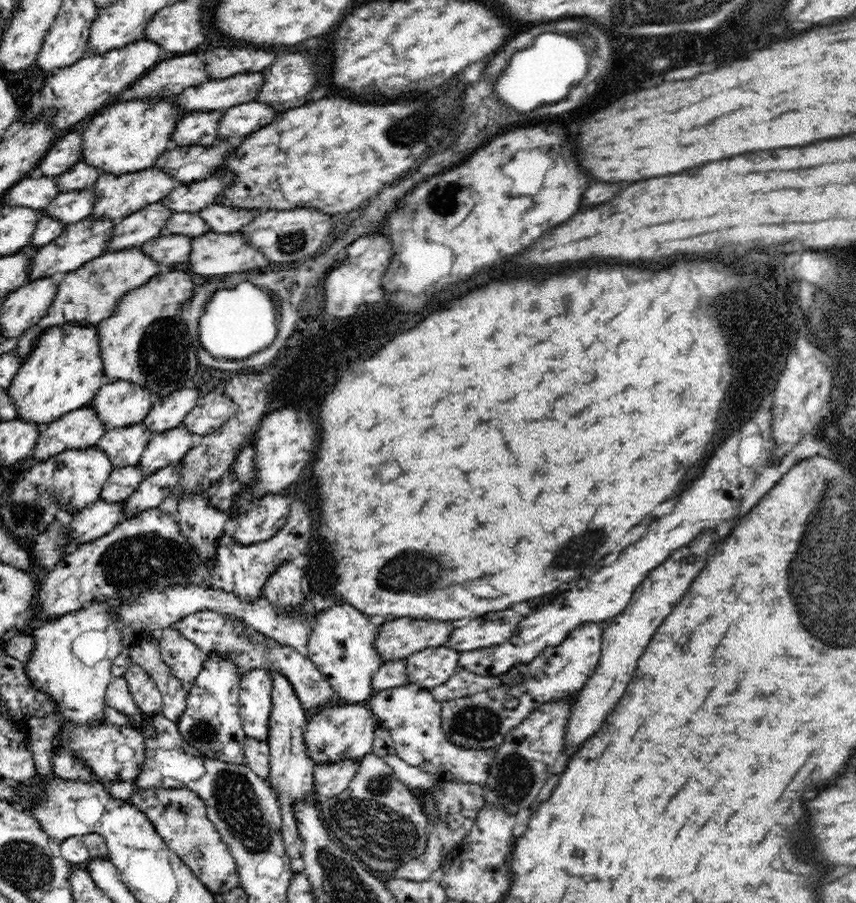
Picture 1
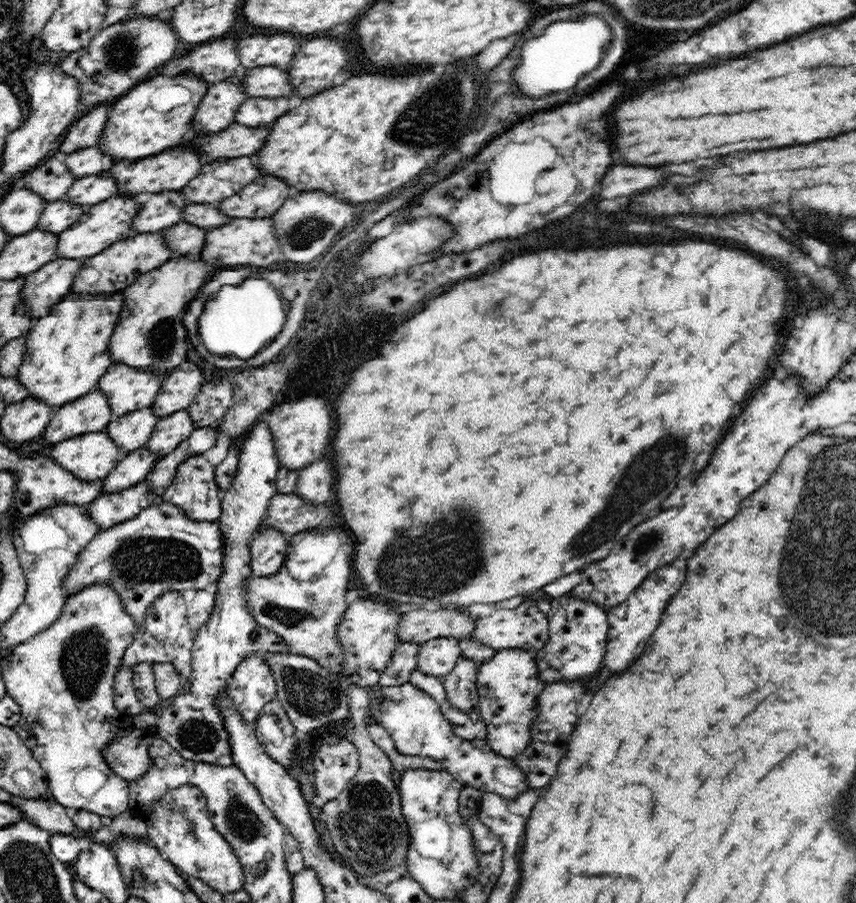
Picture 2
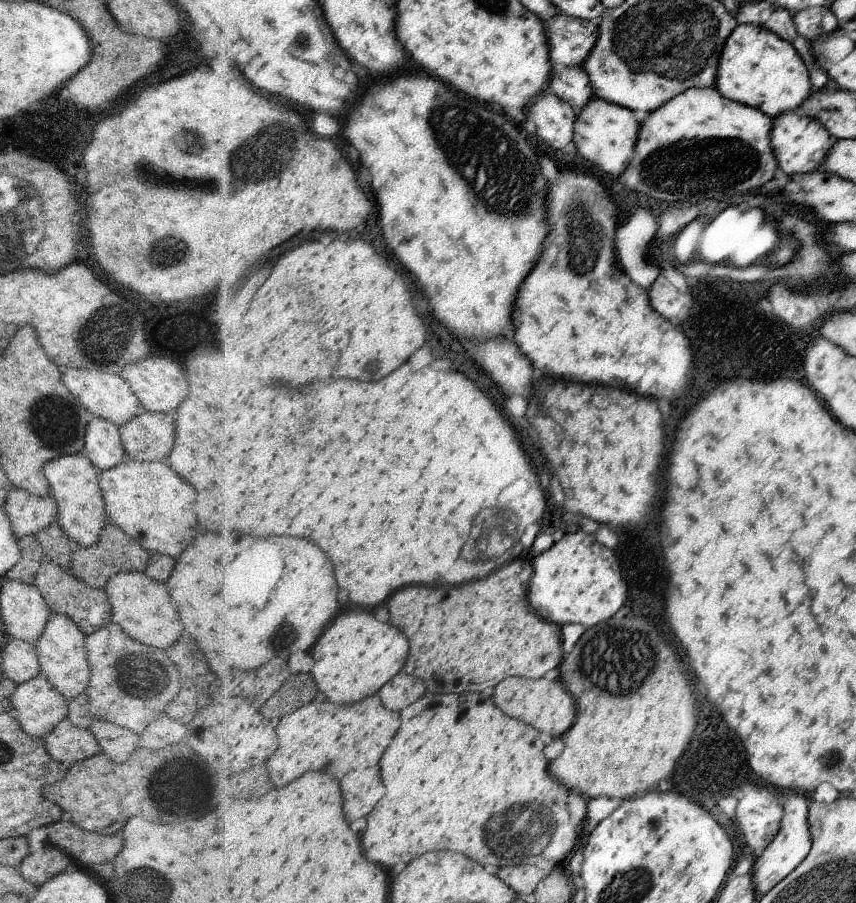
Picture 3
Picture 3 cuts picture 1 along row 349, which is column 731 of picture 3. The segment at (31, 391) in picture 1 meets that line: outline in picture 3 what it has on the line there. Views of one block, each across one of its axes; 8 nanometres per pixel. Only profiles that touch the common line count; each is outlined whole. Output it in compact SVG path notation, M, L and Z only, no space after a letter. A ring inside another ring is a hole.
M739 24L728 38L719 60L714 88L724 98L756 107L773 119L788 110L797 111L815 90L810 81L810 68L792 43L780 39L767 27L752 24Z

